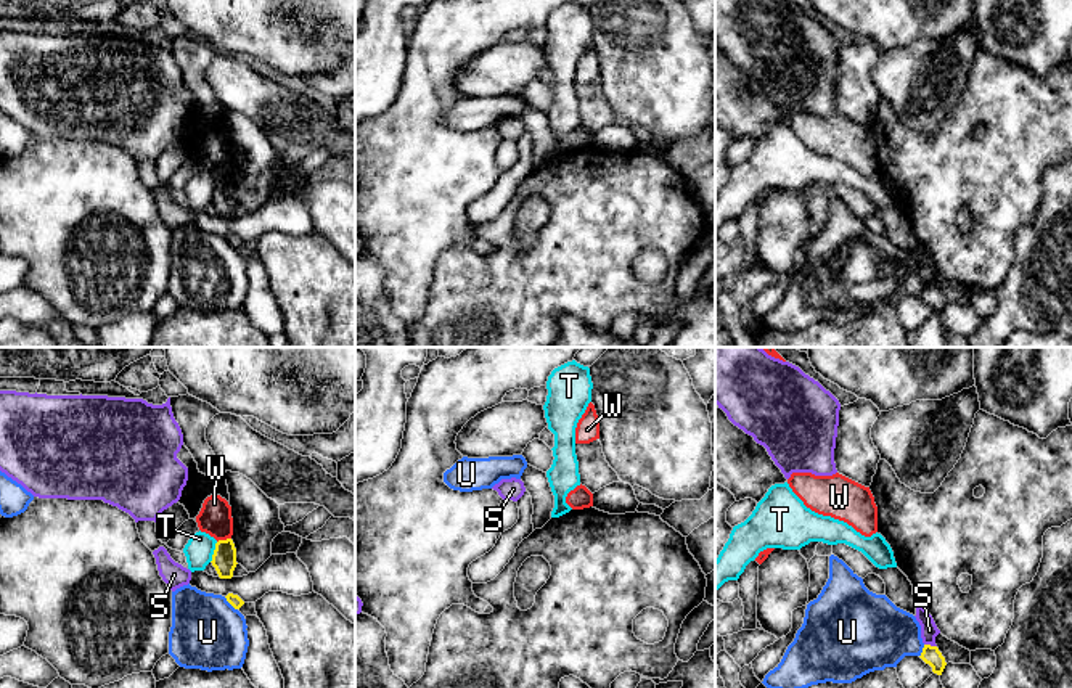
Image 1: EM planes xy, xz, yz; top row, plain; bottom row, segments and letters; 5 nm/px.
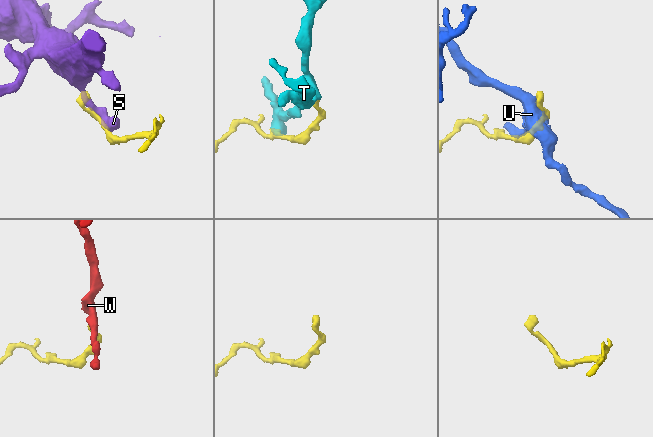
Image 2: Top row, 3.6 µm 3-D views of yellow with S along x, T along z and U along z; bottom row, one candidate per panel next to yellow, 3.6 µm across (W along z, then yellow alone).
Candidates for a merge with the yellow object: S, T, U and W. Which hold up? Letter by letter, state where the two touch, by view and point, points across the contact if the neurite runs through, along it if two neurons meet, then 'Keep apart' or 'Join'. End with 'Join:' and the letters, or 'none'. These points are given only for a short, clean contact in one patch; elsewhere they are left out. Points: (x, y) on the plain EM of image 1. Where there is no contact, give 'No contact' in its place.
S: Touches yellow at yz (929, 285). Boundary: yz (924, 283), (936, 286). Keep apart
T: Touches yellow at xy (214, 192). Keep apart
U: Touches yellow at xy (230, 243). Keep apart
W: Touches yellow at xy (224, 180). Boundary: xy (230, 177), (217, 182). Keep apart
Join: none

